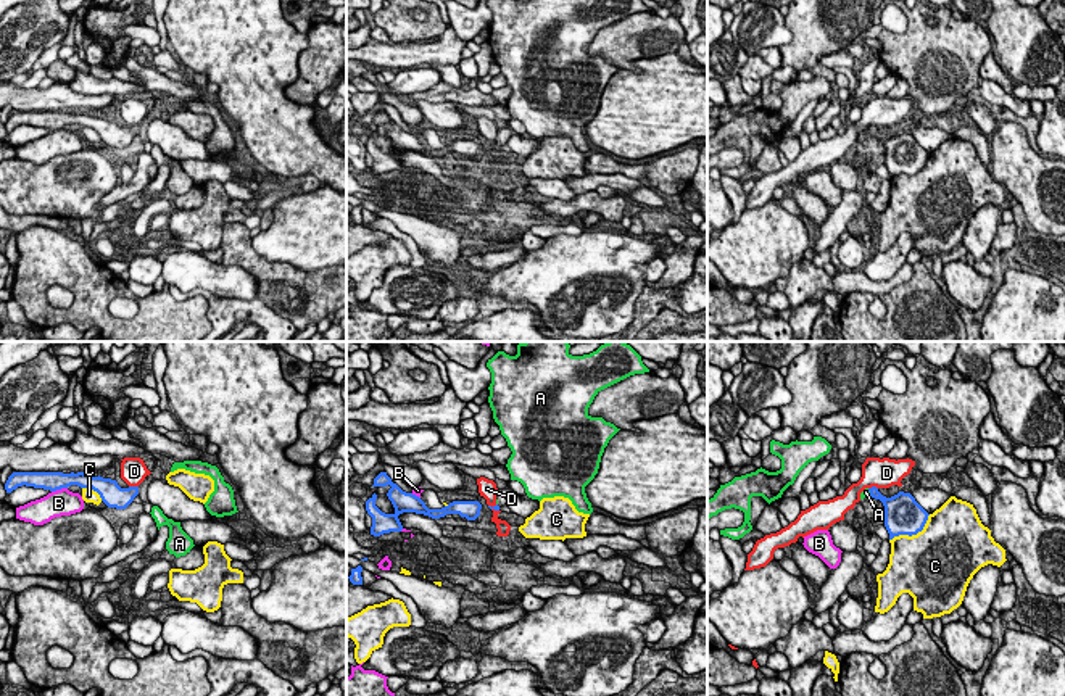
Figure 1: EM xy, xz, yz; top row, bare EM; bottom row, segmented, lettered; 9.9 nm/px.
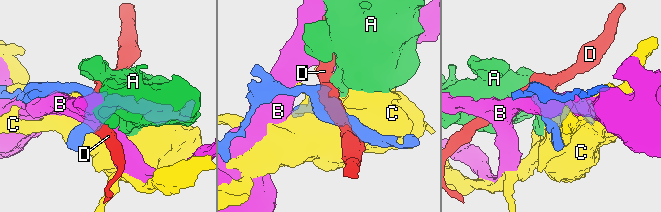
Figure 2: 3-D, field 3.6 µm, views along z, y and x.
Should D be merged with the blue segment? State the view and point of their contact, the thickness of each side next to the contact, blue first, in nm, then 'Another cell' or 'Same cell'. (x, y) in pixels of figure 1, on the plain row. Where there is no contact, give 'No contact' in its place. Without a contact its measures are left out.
Touches blue at xy (134, 126). Thickness 220 nm (blue) against 260 nm. Another cell

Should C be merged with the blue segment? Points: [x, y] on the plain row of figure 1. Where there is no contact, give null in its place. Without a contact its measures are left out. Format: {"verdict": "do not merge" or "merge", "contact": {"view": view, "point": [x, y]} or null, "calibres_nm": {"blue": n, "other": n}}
{"verdict": "do not merge", "contact": {"view": "yz", "point": [912, 173]}, "calibres_nm": {"blue": 380, "other": 480}}

